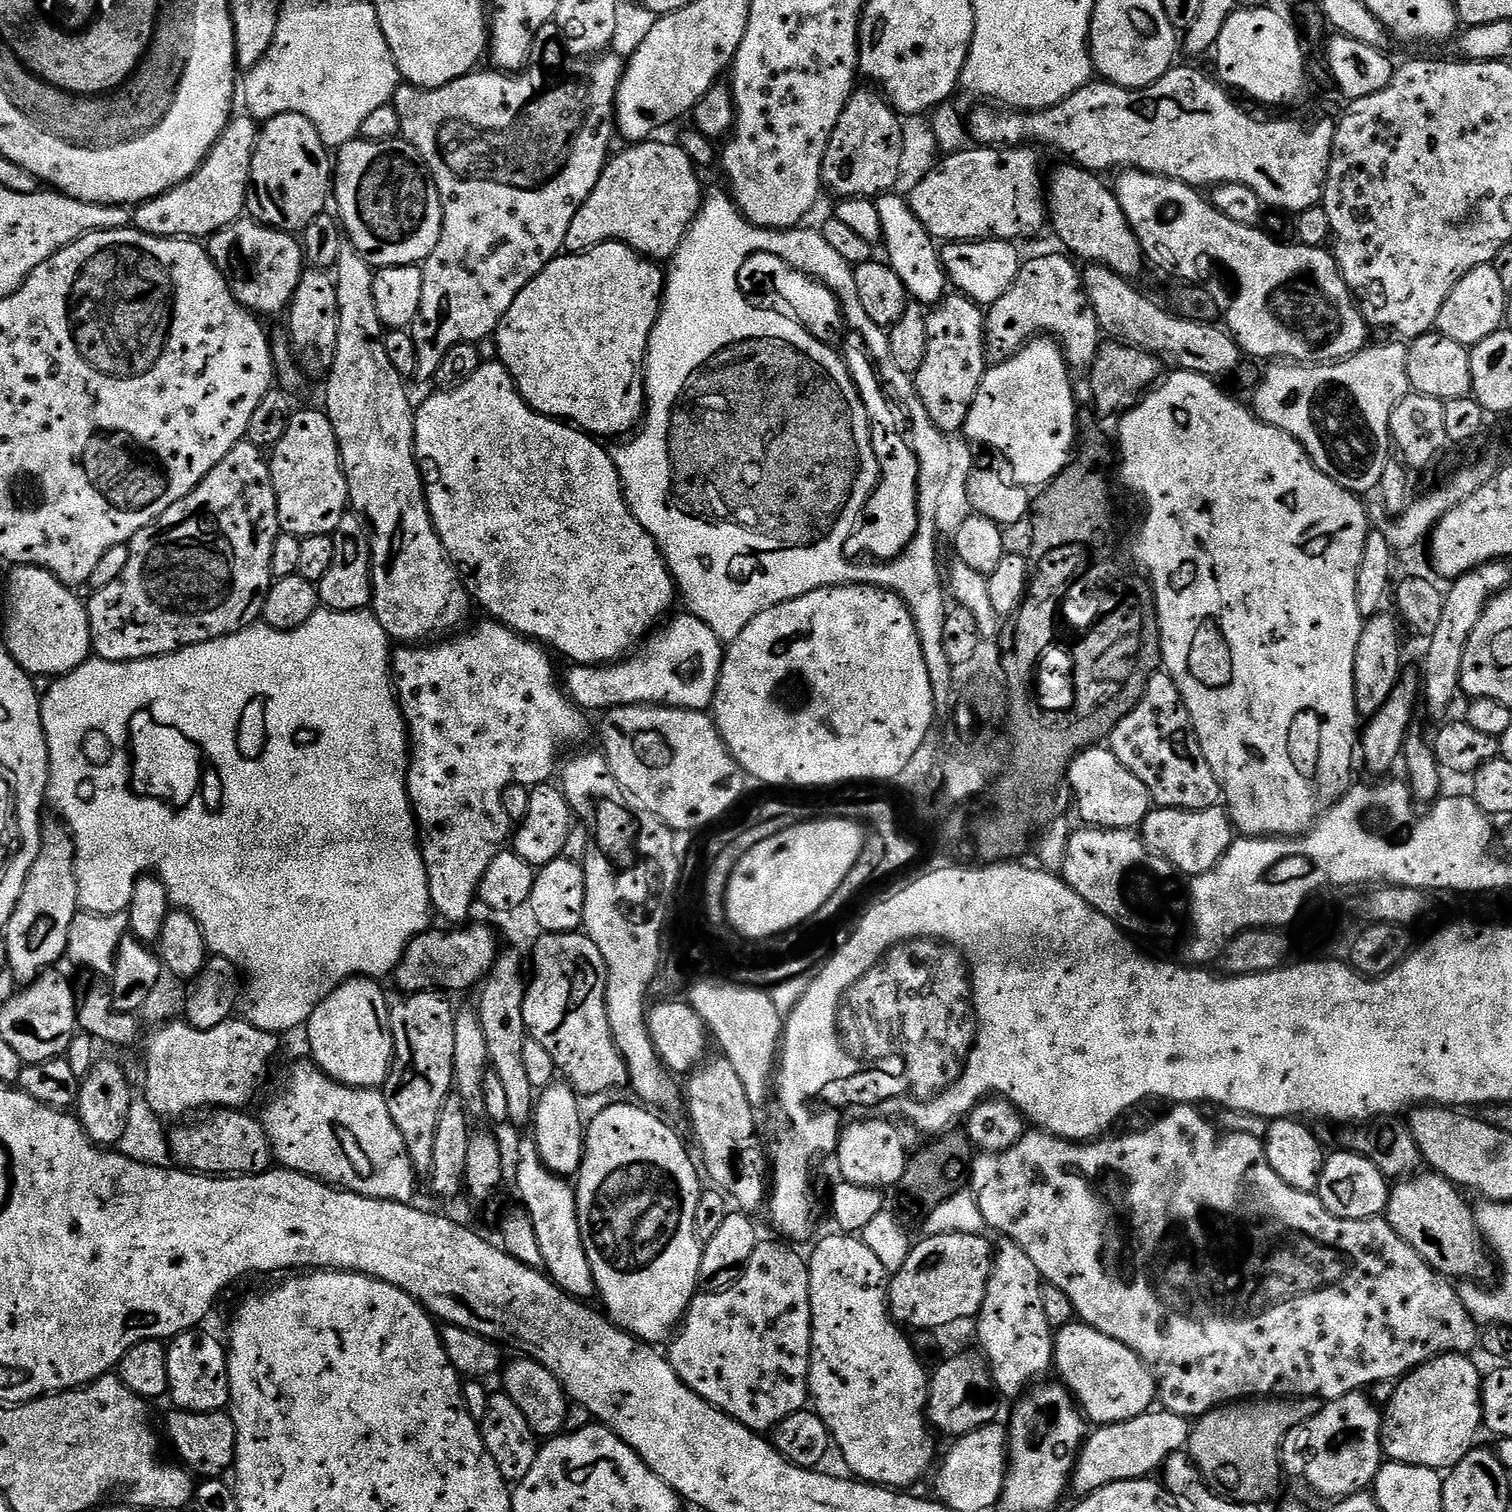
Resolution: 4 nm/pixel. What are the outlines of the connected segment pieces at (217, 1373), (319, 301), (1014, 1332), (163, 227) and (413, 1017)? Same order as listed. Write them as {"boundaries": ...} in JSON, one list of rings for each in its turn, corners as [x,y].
{"boundaries":[[[[204,1331],[183,1332],[166,1344],[167,1399],[181,1412],[219,1412],[229,1407],[228,1354],[221,1337]]],[[[309,267],[300,276],[292,302],[286,309],[288,316],[287,339],[290,341],[296,364],[305,377],[327,377],[332,369],[338,346],[338,290],[335,279],[327,271]]],[[[1011,1242],[995,1249],[986,1298],[975,1321],[975,1339],[980,1339],[979,1351],[986,1361],[997,1393],[1019,1398],[1035,1385],[1054,1364],[1054,1329],[1046,1322],[1042,1307],[1044,1284],[1026,1250]]],[[[240,114],[229,119],[218,142],[205,158],[204,165],[169,192],[135,205],[131,227],[151,236],[165,238],[207,238],[229,228],[246,212],[248,179],[257,135],[257,121],[249,116]]],[[[413,992],[400,998],[390,1008],[392,1029],[392,1069],[384,1083],[383,1094],[390,1118],[406,1142],[410,1162],[417,1173],[429,1171],[434,1162],[434,1130],[438,1114],[453,1091],[454,1022],[456,1012],[447,995],[435,992]]]]}

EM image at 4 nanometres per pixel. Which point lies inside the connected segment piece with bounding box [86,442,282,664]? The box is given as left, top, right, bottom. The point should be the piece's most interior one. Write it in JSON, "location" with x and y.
{"location":[201,571]}

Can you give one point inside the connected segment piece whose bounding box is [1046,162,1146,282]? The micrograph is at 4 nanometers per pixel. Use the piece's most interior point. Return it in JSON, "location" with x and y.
{"location":[1089,220]}

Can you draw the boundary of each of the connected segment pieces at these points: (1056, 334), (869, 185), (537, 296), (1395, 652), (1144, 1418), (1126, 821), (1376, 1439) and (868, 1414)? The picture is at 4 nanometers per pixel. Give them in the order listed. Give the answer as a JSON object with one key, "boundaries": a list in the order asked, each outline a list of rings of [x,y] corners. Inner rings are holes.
{"boundaries":[[[[1052,252],[1049,256],[1025,259],[1010,290],[987,309],[984,317],[985,365],[1006,362],[1029,340],[1045,336],[1058,341],[1073,369],[1091,368],[1102,345],[1100,323],[1084,289],[1084,277],[1077,261],[1064,256]]],[[[862,86],[853,91],[823,156],[821,181],[825,187],[830,186],[838,198],[875,198],[893,191],[898,180],[903,121],[879,91],[868,88]]],[[[615,242],[599,244],[597,248],[589,248],[587,252],[561,254],[555,260],[551,260],[526,285],[522,290],[522,294],[518,294],[518,298],[514,298],[514,306],[510,306],[510,310],[506,310],[499,328],[494,333],[494,339],[499,352],[499,363],[503,364],[504,369],[512,376],[512,381],[516,383],[516,389],[519,390],[521,398],[535,412],[541,412],[544,416],[550,416],[554,420],[567,422],[579,428],[581,432],[589,433],[596,438],[620,436],[623,432],[628,431],[628,433],[631,433],[641,423],[646,411],[644,369],[648,359],[648,339],[654,330],[656,319],[660,313],[660,302],[664,299],[665,283],[666,272],[659,263],[649,260],[646,256],[641,256],[640,253],[626,247],[624,244]]],[[[1385,610],[1363,621],[1358,650],[1354,650],[1354,706],[1360,718],[1371,718],[1386,706],[1396,683],[1402,679],[1400,672],[1400,632],[1402,624],[1391,611]]],[[[1149,1410],[1138,1418],[1130,1418],[1126,1422],[1106,1424],[1095,1429],[1096,1433],[1089,1435],[1080,1445],[1080,1455],[1076,1458],[1076,1467],[1072,1470],[1070,1481],[1071,1491],[1077,1492],[1077,1497],[1083,1498],[1090,1492],[1097,1492],[1102,1486],[1110,1486],[1114,1482],[1127,1480],[1143,1480],[1153,1475],[1152,1471],[1163,1469],[1168,1456],[1176,1452],[1184,1452],[1188,1446],[1190,1424],[1187,1419],[1173,1412]]],[[[1104,746],[1084,749],[1068,766],[1067,787],[1072,787],[1076,812],[1085,825],[1105,830],[1136,830],[1150,811],[1150,797],[1146,786],[1134,778],[1112,751]]],[[[1363,1391],[1351,1392],[1346,1394],[1342,1398],[1337,1400],[1327,1401],[1321,1407],[1318,1414],[1314,1414],[1314,1418],[1310,1418],[1306,1422],[1302,1422],[1302,1426],[1294,1426],[1294,1430],[1290,1430],[1290,1434],[1286,1434],[1284,1439],[1284,1448],[1280,1452],[1280,1459],[1282,1461],[1282,1468],[1285,1473],[1288,1472],[1292,1476],[1304,1476],[1304,1480],[1317,1492],[1320,1496],[1325,1496],[1325,1501],[1335,1502],[1337,1500],[1344,1499],[1345,1496],[1352,1496],[1355,1492],[1363,1492],[1365,1490],[1371,1489],[1376,1482],[1376,1476],[1381,1470],[1382,1467],[1382,1445],[1380,1443],[1380,1425],[1382,1423],[1382,1412],[1378,1407],[1375,1408],[1370,1401],[1364,1397],[1365,1393]]],[[[835,1234],[828,1236],[816,1248],[816,1253],[808,1260],[808,1277],[810,1278],[810,1306],[812,1307],[812,1364],[808,1367],[808,1391],[814,1411],[826,1422],[829,1437],[834,1438],[834,1448],[840,1451],[844,1464],[852,1468],[851,1475],[865,1484],[881,1486],[900,1486],[896,1484],[916,1484],[924,1476],[924,1468],[931,1469],[932,1440],[924,1436],[926,1429],[926,1372],[920,1364],[916,1364],[916,1352],[908,1348],[905,1333],[894,1323],[891,1312],[886,1307],[886,1273],[882,1263],[876,1260],[870,1250],[856,1234]]]]}

